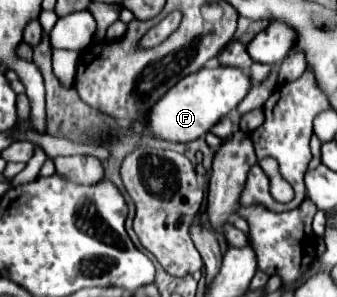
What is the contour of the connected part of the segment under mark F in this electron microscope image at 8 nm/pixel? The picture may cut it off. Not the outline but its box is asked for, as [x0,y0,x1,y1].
[142,67,252,143]

